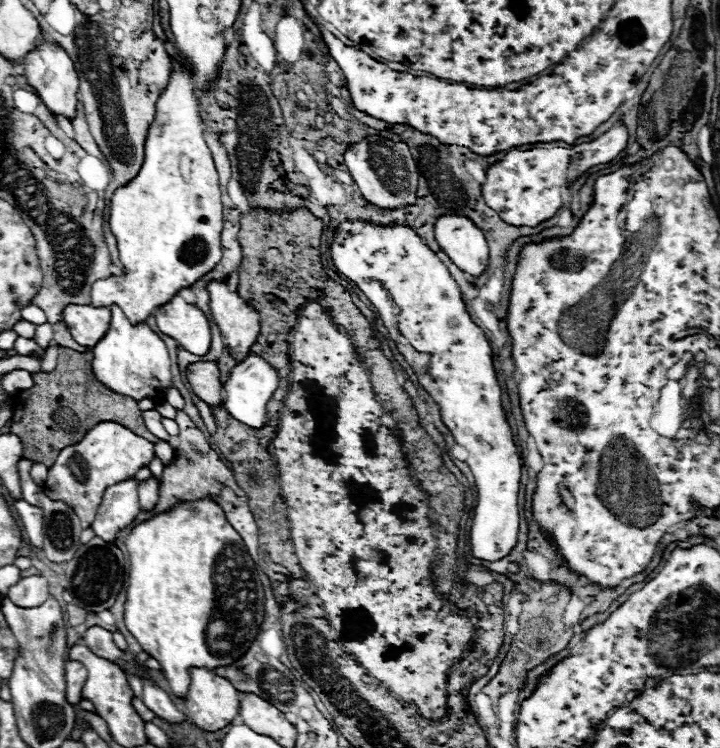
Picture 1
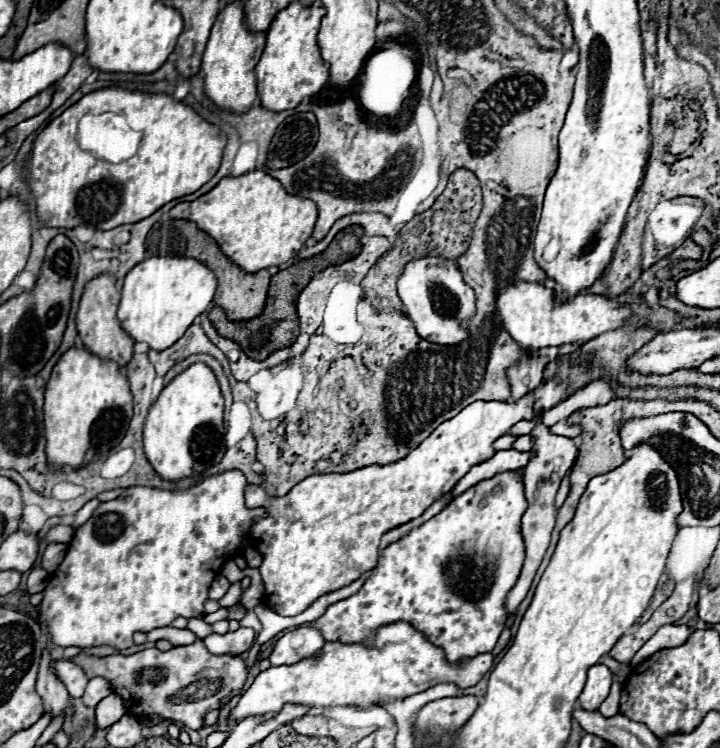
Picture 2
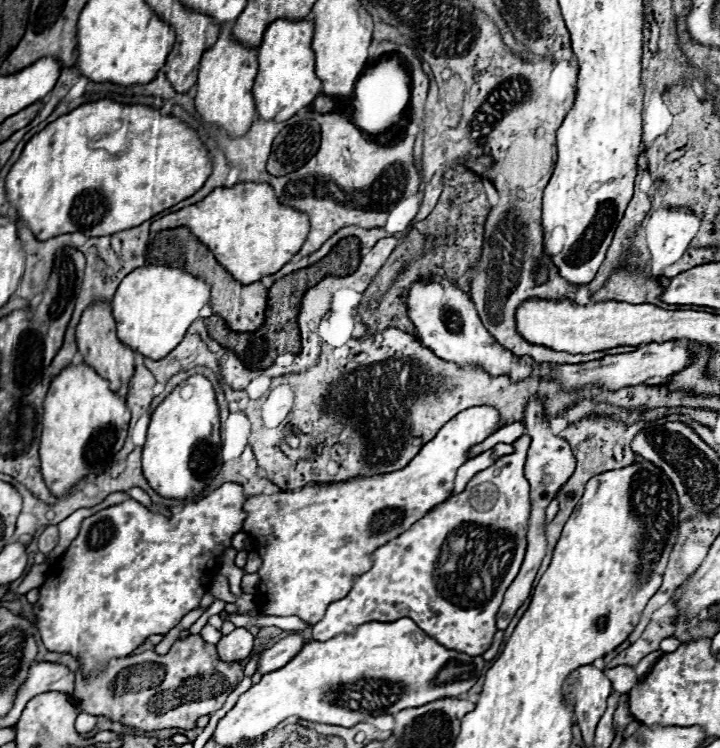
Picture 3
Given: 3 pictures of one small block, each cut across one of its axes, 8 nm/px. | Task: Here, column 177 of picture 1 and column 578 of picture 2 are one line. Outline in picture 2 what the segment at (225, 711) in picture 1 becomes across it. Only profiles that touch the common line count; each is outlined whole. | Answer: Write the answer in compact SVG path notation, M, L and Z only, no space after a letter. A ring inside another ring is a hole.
M594 664L588 670L588 678L586 678L586 686L582 690L582 694L578 696L578 706L580 708L596 708L606 700L608 692L612 686L612 672L608 666L604 664Z

